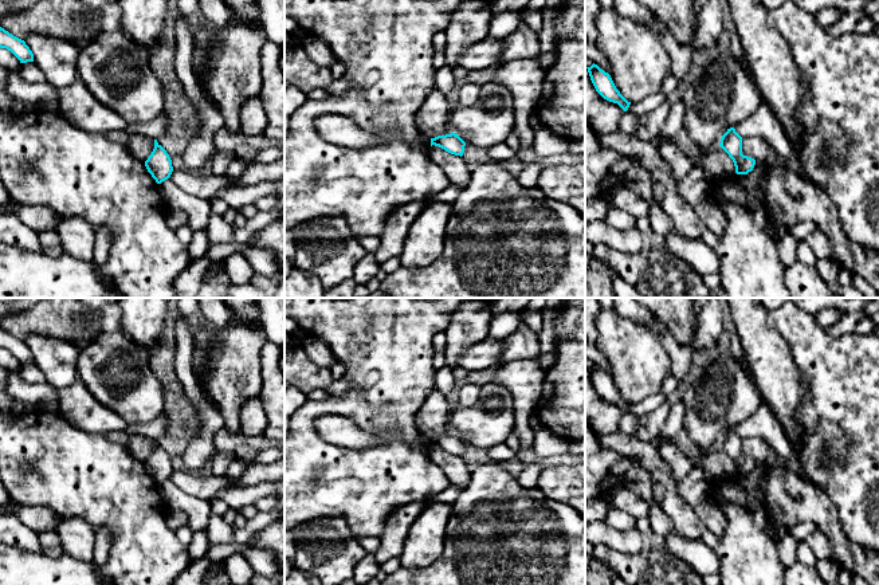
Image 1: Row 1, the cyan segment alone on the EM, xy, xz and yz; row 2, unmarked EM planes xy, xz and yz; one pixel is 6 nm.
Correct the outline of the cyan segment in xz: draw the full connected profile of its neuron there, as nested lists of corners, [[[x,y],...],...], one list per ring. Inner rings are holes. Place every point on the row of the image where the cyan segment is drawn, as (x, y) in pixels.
[[[452,131],[451,134],[431,138],[431,146],[432,145],[442,148],[451,154],[462,157],[464,153],[466,142]]]

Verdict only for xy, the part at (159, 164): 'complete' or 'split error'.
complete

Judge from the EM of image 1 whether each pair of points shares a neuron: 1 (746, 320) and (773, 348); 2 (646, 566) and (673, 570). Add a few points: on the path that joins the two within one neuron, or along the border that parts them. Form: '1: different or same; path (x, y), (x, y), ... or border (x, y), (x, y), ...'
1: same; path (752, 326), (766, 341)
2: same; path (652, 570), (666, 570)

